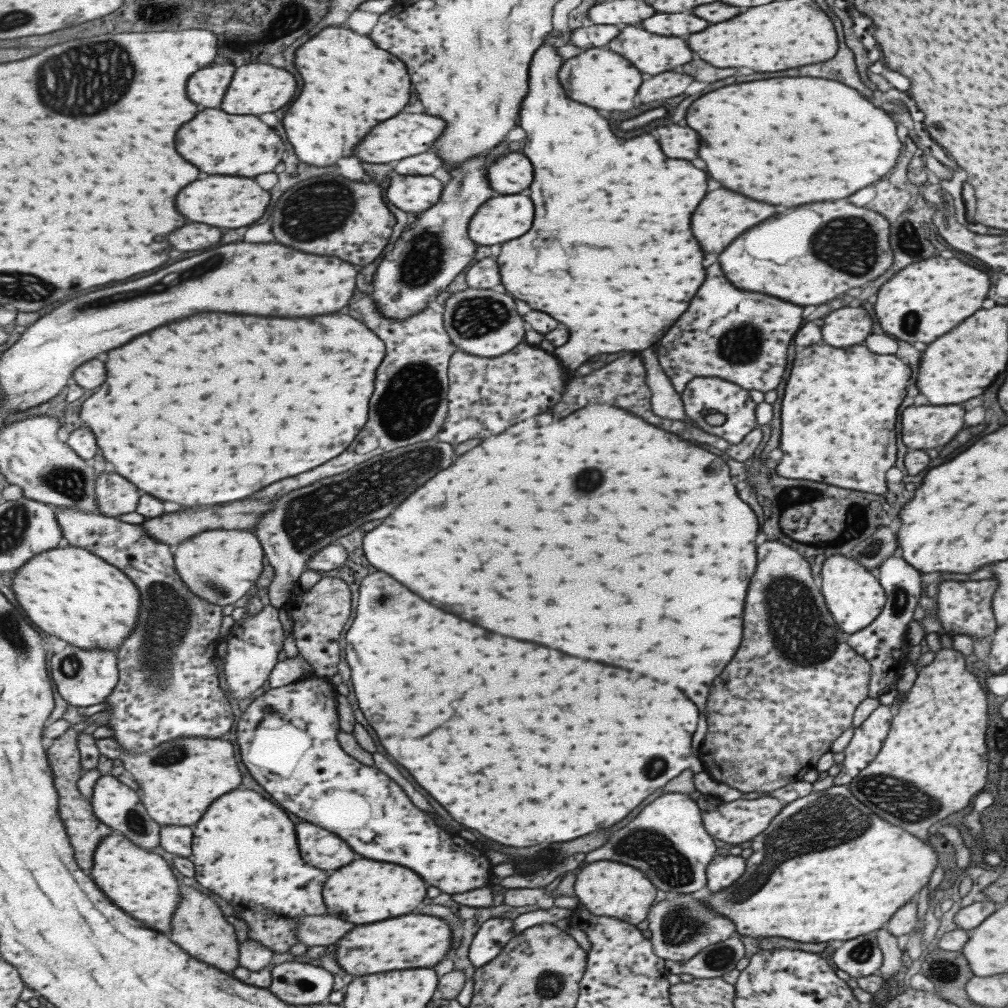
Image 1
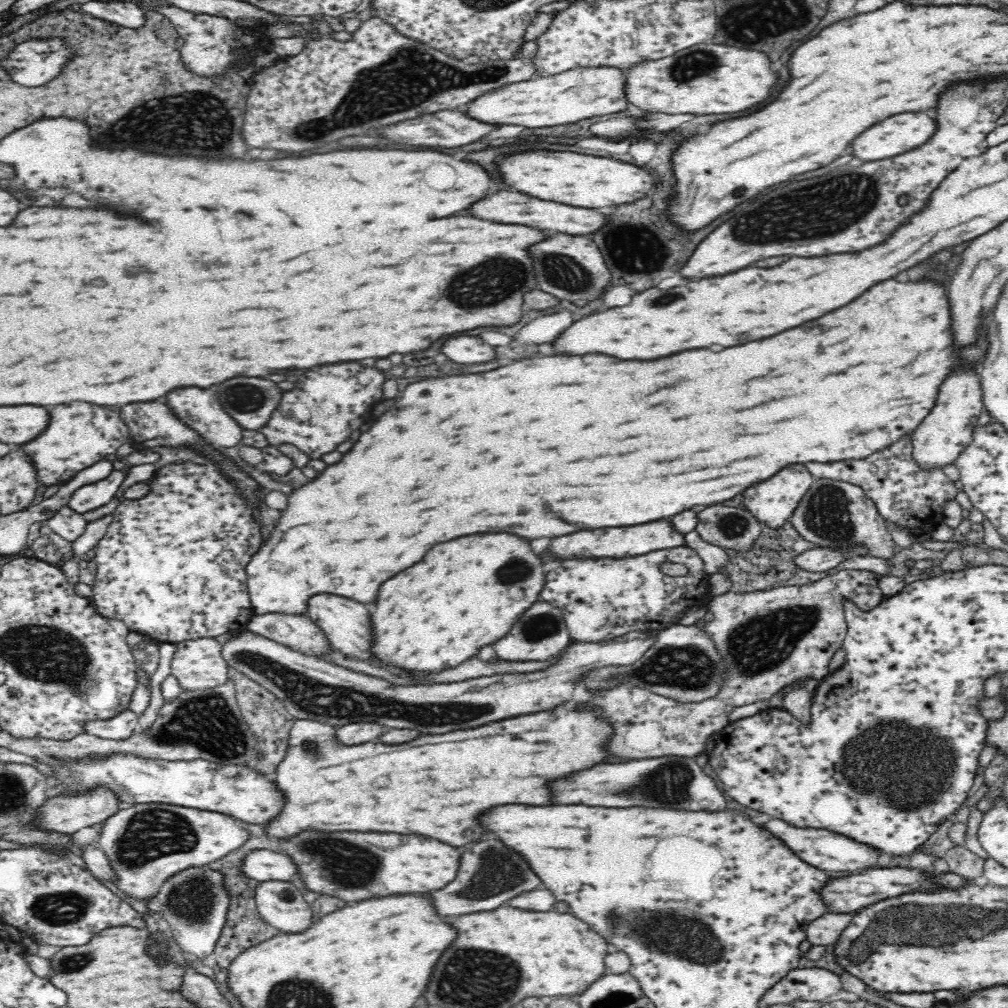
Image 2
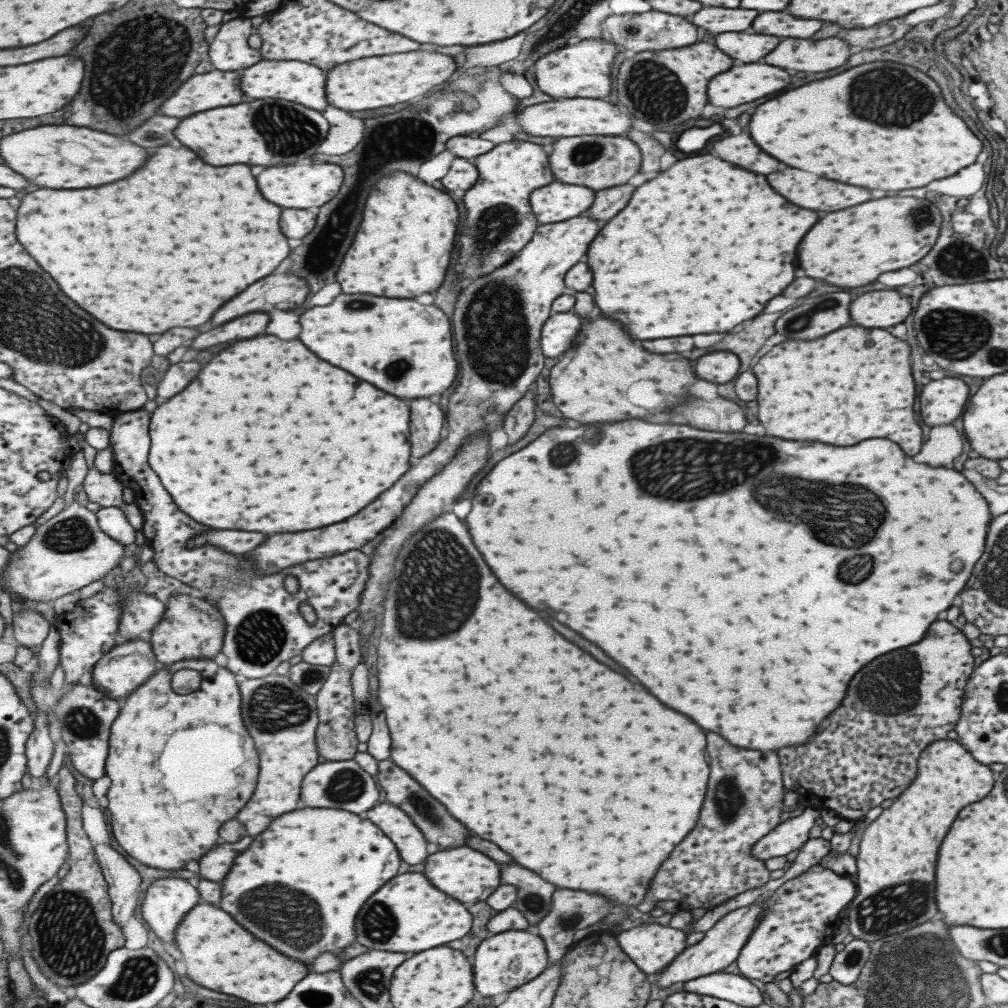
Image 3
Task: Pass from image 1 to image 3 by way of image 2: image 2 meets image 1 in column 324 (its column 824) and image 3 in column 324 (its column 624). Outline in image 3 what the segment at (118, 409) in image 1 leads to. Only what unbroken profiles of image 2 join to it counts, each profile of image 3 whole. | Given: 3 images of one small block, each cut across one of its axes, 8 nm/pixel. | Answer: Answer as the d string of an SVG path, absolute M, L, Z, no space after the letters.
M259 336L253 340L235 342L229 348L221 350L201 374L185 388L181 394L173 396L167 404L159 406L153 414L153 454L149 462L157 470L159 478L165 482L165 488L173 494L175 502L191 518L201 524L221 528L221 530L261 530L261 532L303 532L313 528L331 526L355 516L359 510L375 502L385 490L389 490L407 470L411 458L411 430L409 430L409 404L403 398L387 394L373 384L341 370L327 360L311 352L301 340L285 342L277 336Z

